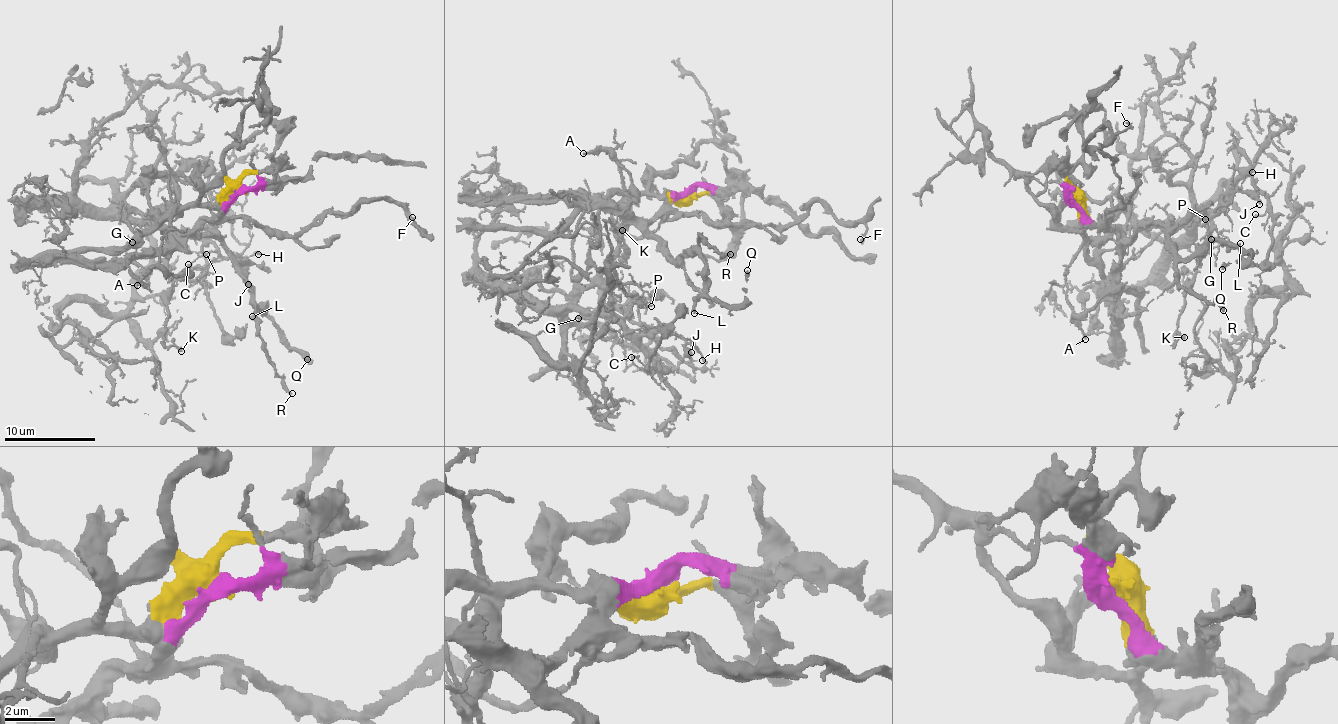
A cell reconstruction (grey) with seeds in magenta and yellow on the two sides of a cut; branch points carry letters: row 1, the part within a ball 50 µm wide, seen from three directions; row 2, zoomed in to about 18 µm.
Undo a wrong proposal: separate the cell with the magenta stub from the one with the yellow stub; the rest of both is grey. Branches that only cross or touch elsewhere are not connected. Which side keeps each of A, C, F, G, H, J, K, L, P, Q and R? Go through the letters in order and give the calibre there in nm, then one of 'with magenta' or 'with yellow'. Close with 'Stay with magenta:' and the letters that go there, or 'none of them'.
A: 140 nm thick; with yellow
C: 140 nm thick; with yellow
F: 150 nm thick; with magenta
G: 170 nm thick; with yellow
H: 150 nm thick; with yellow
J: 200 nm thick; with yellow
K: 220 nm thick; with yellow
L: 200 nm thick; with magenta
P: 90 nm thick; with yellow
Q: 300 nm thick; with magenta
R: 220 nm thick; with magenta
Stay with magenta: F, L, Q, R

